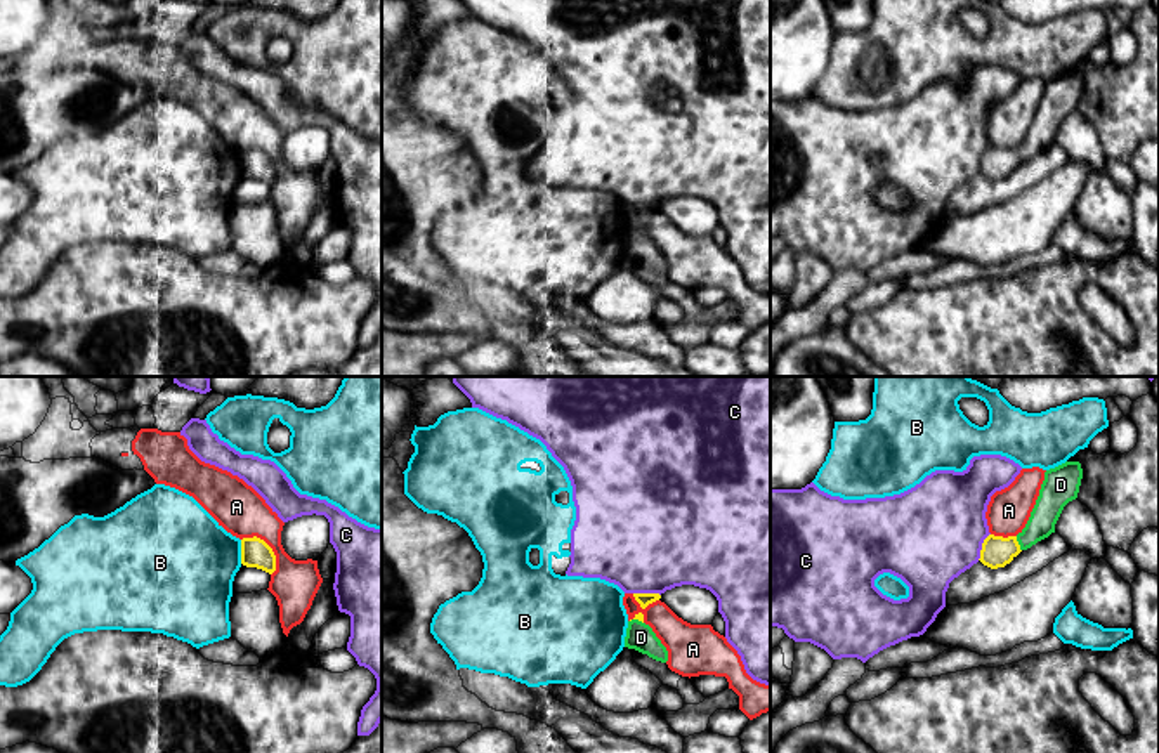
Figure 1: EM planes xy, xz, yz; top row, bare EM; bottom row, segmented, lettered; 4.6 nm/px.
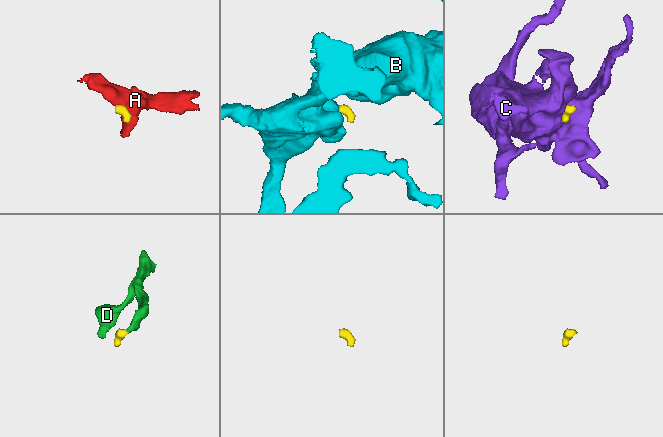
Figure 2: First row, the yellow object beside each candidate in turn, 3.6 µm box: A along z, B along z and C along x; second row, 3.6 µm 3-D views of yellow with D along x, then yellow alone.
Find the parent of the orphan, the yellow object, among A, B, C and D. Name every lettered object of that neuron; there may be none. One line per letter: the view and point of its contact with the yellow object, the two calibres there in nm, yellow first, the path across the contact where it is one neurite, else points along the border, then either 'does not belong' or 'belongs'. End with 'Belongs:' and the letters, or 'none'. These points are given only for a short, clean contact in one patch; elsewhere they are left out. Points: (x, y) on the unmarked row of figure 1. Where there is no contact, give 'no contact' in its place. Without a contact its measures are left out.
A: xy (271, 160) | 140/220 nm | along xy (243, 148), (259, 148), (271, 160), (271, 186) | does not belong
B: xy (242, 163) | 140/440 nm | does not belong
C: xz (648, 205) | 60/500 nm | along xz (634, 203), (656, 203), (660, 207) | does not belong
D: yz (1017, 155) | 140/130 nm | across yz (996, 163), (1017, 155), (1043, 130), (1050, 113) | belongs
Belongs: D

